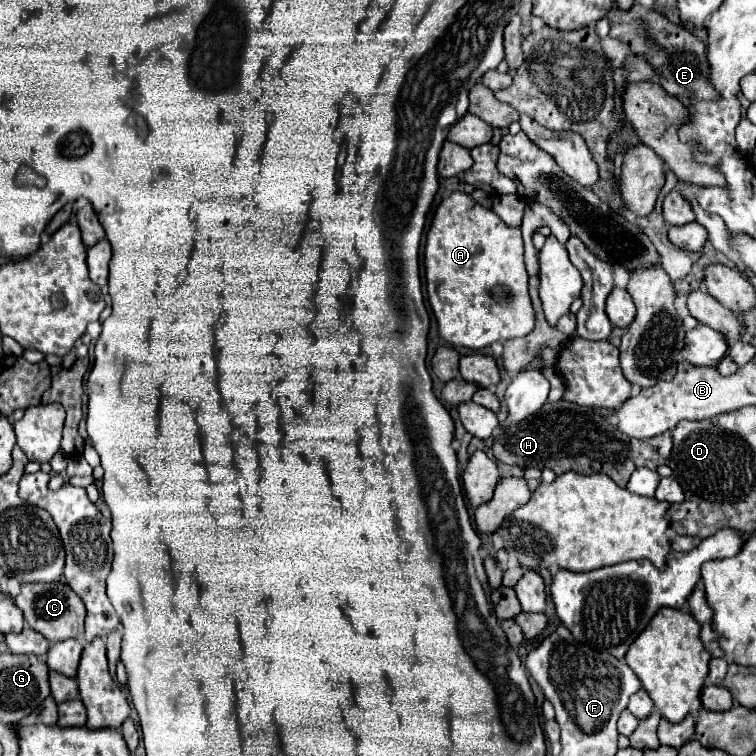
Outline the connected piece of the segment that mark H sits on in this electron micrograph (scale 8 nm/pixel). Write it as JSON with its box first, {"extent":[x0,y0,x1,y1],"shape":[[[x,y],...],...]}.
{"extent":[493,402,673,486],"shape":[[[547,402],[537,414],[533,414],[531,418],[523,420],[521,424],[513,424],[507,430],[503,430],[503,434],[493,442],[493,456],[503,462],[503,464],[515,464],[521,468],[551,468],[555,474],[565,474],[565,472],[577,472],[577,474],[595,474],[595,472],[603,472],[609,478],[613,478],[619,486],[625,486],[631,472],[639,466],[645,466],[649,470],[657,470],[657,458],[661,464],[667,464],[669,454],[671,454],[673,442],[671,442],[671,434],[665,432],[661,436],[649,438],[649,440],[633,440],[629,436],[625,436],[617,426],[613,426],[613,422],[609,422],[605,416],[601,416],[599,412],[591,410],[591,408],[581,408],[573,402]]]}

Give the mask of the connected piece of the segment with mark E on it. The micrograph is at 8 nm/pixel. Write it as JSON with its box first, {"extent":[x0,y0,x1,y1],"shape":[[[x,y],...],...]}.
{"extent":[607,2,717,100],"shape":[[[635,2],[629,10],[623,10],[623,8],[611,10],[607,14],[607,20],[611,24],[611,38],[617,38],[623,44],[627,44],[635,56],[645,58],[653,66],[661,86],[669,94],[681,96],[681,98],[695,96],[701,100],[717,98],[717,92],[713,92],[707,80],[709,64],[705,58],[705,44],[699,38],[695,38],[685,26],[667,20],[653,6],[647,8],[639,2]]]}

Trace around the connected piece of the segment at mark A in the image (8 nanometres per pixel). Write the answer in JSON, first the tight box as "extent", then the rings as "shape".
{"extent":[425,192,535,350],"shape":[[[451,192],[441,200],[433,214],[425,244],[425,280],[431,310],[439,324],[439,334],[445,342],[471,350],[485,348],[493,342],[525,336],[535,326],[535,312],[527,294],[527,270],[523,262],[523,240],[519,228],[507,228],[493,212],[477,204],[465,192]]]}

